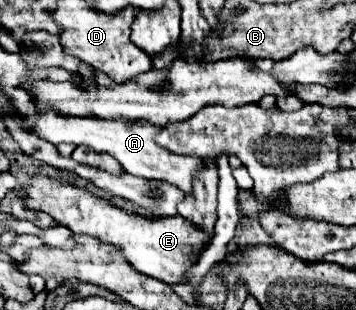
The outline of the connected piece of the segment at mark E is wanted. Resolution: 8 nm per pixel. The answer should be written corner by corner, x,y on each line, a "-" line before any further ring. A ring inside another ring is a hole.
35,173
33,179
17,191
29,211
43,211
51,215
59,225
65,225
71,233
91,235
103,243
111,243
121,249
123,257
131,267
147,277
155,277
165,281
167,285
187,283
187,269
199,261
199,253
205,245
211,243
211,235
195,229
181,215
173,217
153,217
153,215
137,215
129,213
85,189
73,187
63,181
55,181
47,175
-
191,253
195,257
191,257

